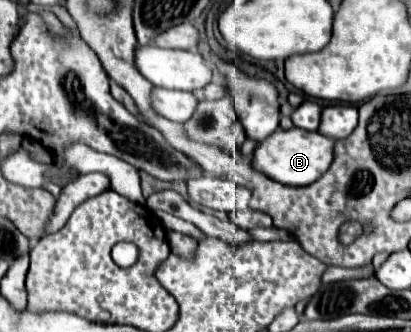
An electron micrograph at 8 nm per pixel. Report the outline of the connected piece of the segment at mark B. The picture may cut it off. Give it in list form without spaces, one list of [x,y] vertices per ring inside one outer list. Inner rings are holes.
[[[278,128],[274,134],[270,134],[264,142],[256,146],[252,156],[252,168],[276,182],[282,182],[288,186],[304,186],[318,180],[330,168],[330,162],[334,156],[332,146],[334,146],[334,140],[318,132],[308,132],[302,128],[290,128],[290,130]]]

